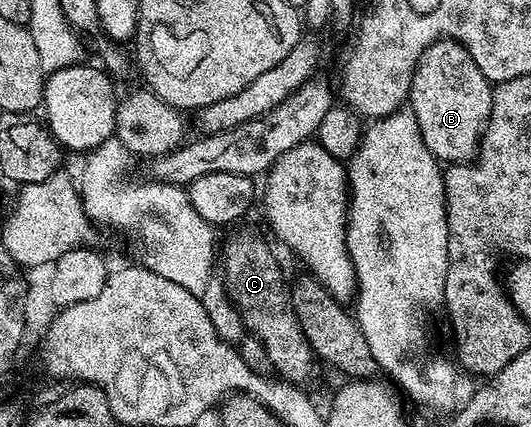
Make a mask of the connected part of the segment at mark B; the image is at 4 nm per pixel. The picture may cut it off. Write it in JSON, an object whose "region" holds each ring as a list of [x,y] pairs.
{"region":[[[436,40],[424,51],[416,63],[408,98],[430,154],[448,164],[468,162],[475,157],[490,118],[492,89],[493,85],[478,70],[474,58],[470,58],[457,40]]]}

